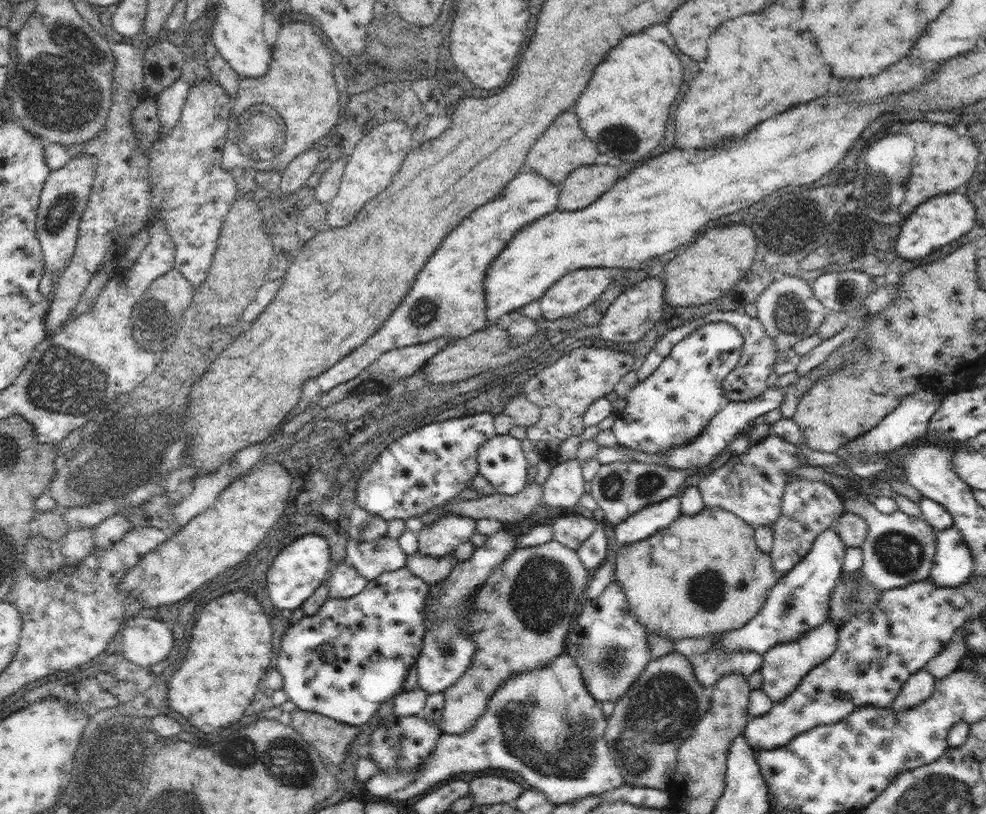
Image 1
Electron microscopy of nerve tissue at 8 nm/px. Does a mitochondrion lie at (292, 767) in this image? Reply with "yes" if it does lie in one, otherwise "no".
yes

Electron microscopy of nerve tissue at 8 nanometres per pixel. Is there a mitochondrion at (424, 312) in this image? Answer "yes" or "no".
yes

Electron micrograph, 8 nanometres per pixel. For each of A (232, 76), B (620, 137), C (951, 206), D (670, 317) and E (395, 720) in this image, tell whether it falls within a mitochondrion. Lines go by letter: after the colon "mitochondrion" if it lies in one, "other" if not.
A: other
B: mitochondrion
C: other
D: other
E: other

